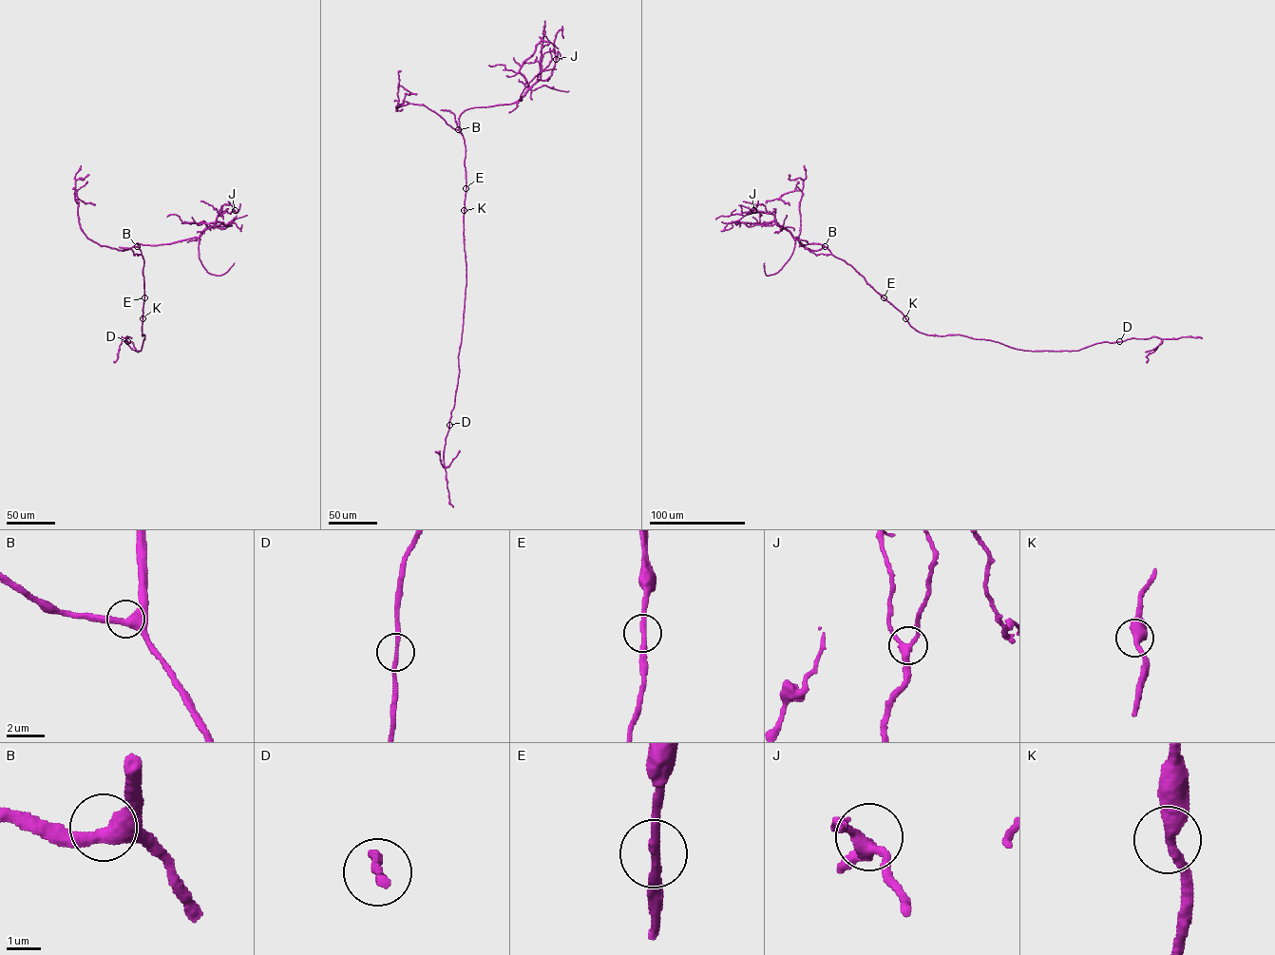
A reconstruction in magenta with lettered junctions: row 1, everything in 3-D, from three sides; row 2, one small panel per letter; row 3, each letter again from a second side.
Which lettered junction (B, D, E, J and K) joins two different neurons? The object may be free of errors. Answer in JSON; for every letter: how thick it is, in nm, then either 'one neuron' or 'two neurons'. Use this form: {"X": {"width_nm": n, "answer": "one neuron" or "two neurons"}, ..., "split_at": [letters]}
{"B": {"width_nm": 480, "answer": "one neuron"}, "D": {"width_nm": 200, "answer": "one neuron"}, "E": {"width_nm": 300, "answer": "one neuron"}, "J": {"width_nm": 320, "answer": "one neuron"}, "K": {"width_nm": 400, "answer": "one neuron"}, "split_at": []}

